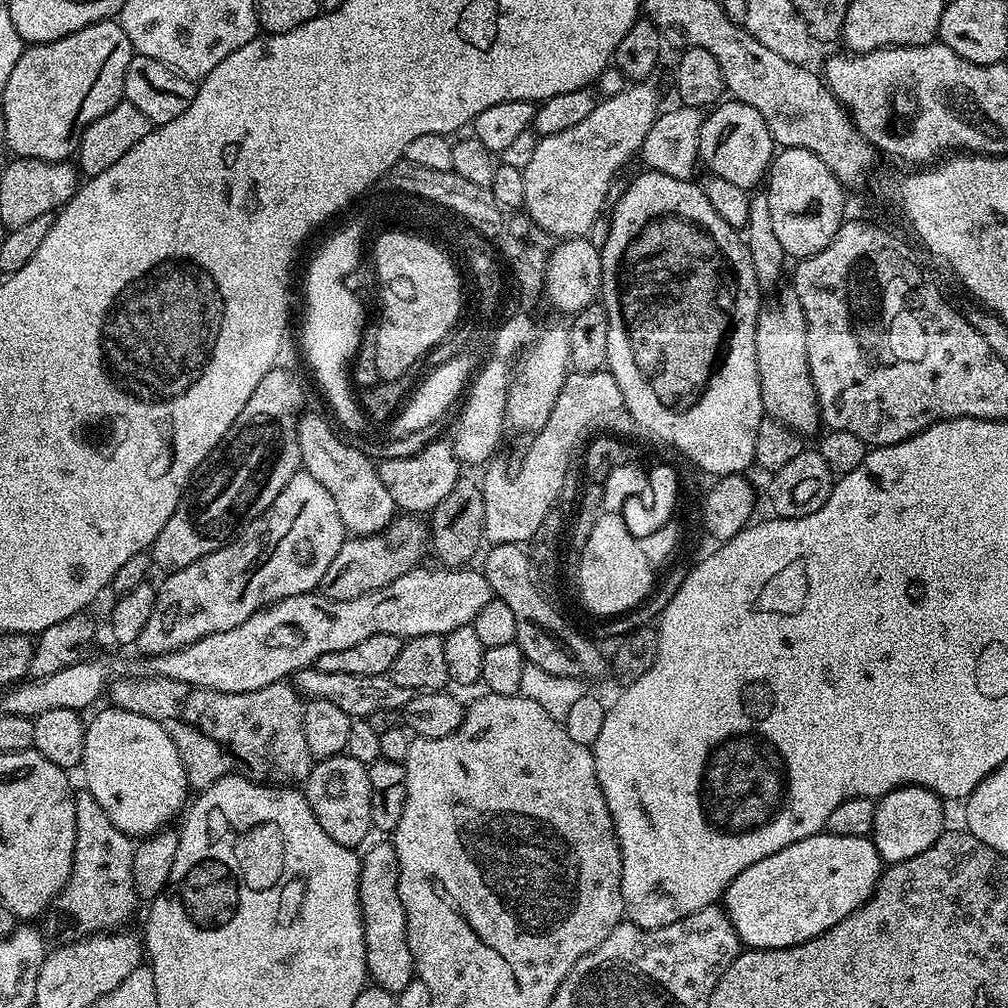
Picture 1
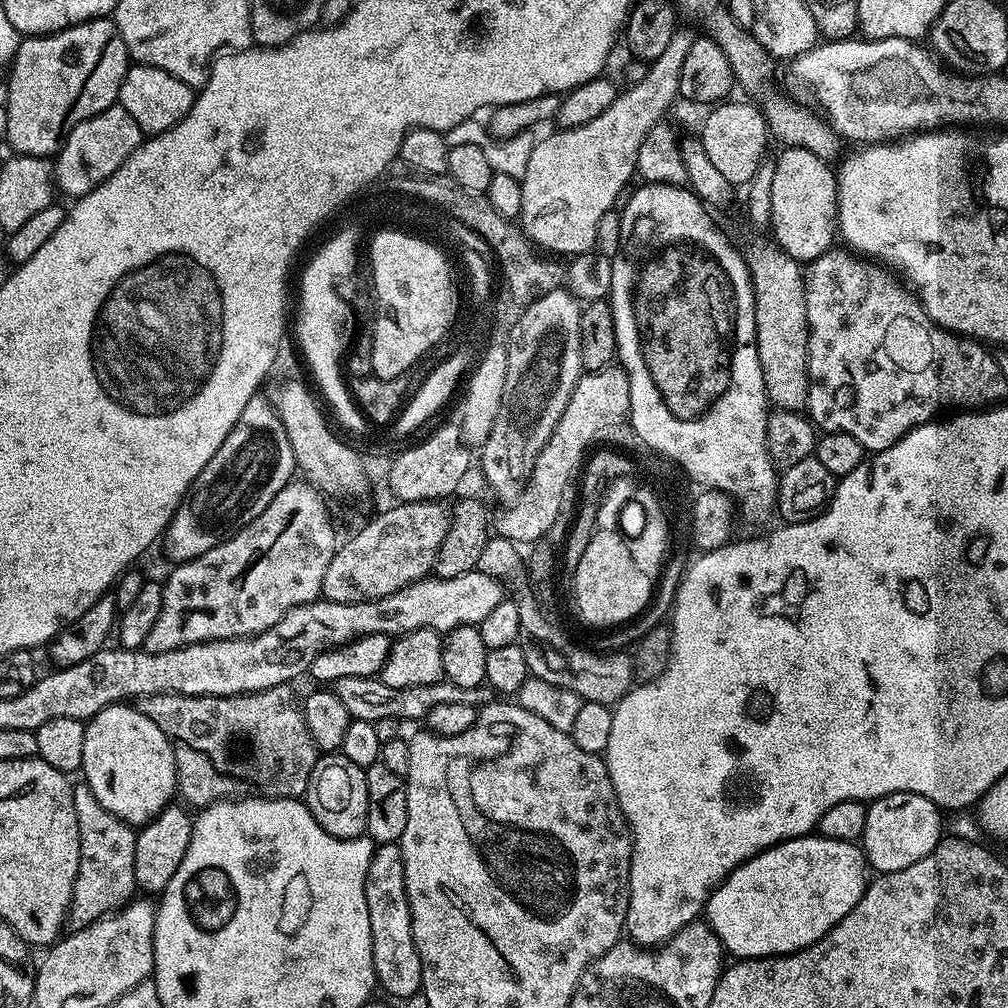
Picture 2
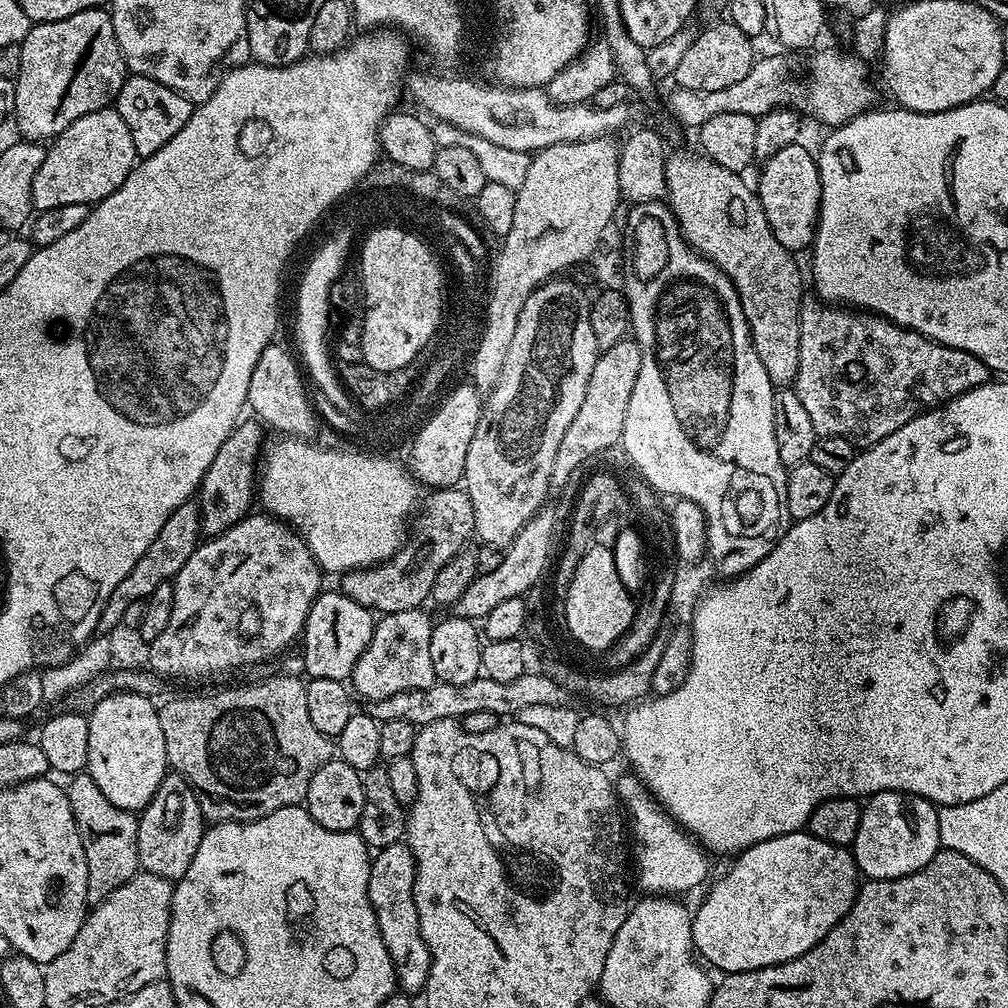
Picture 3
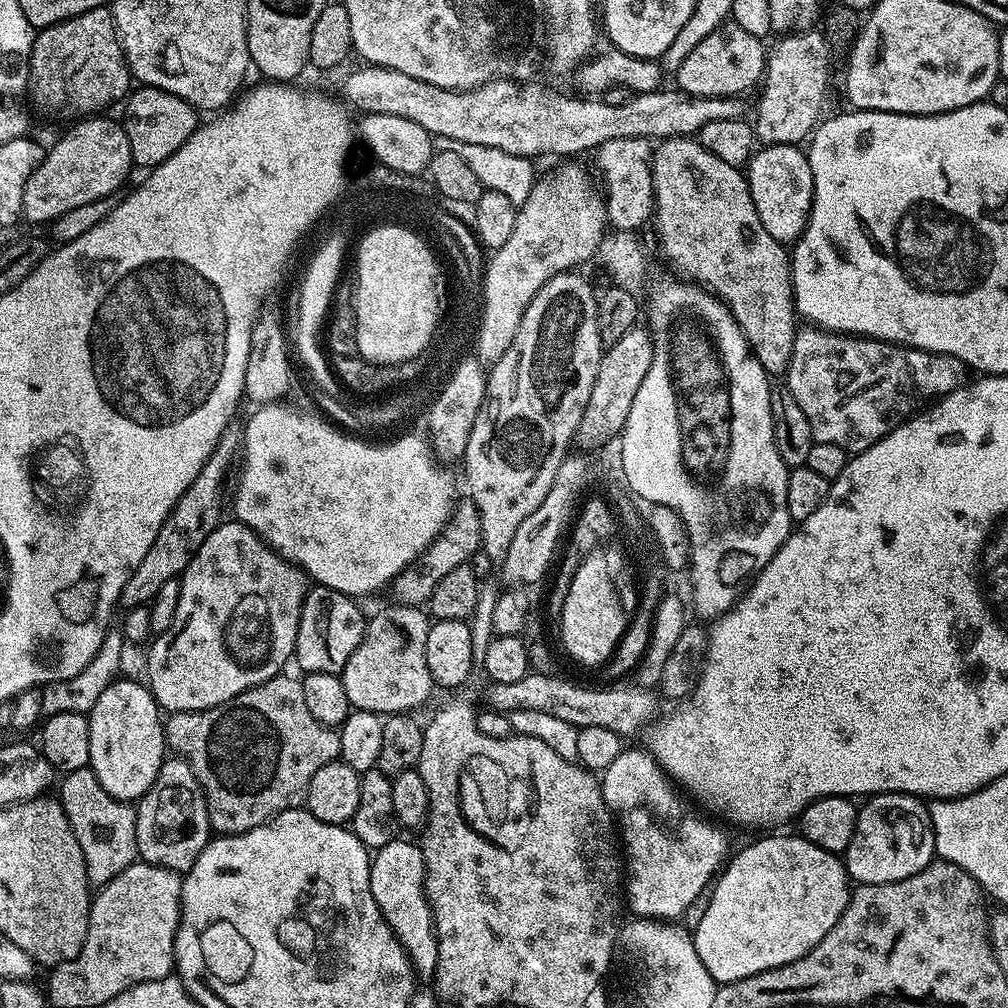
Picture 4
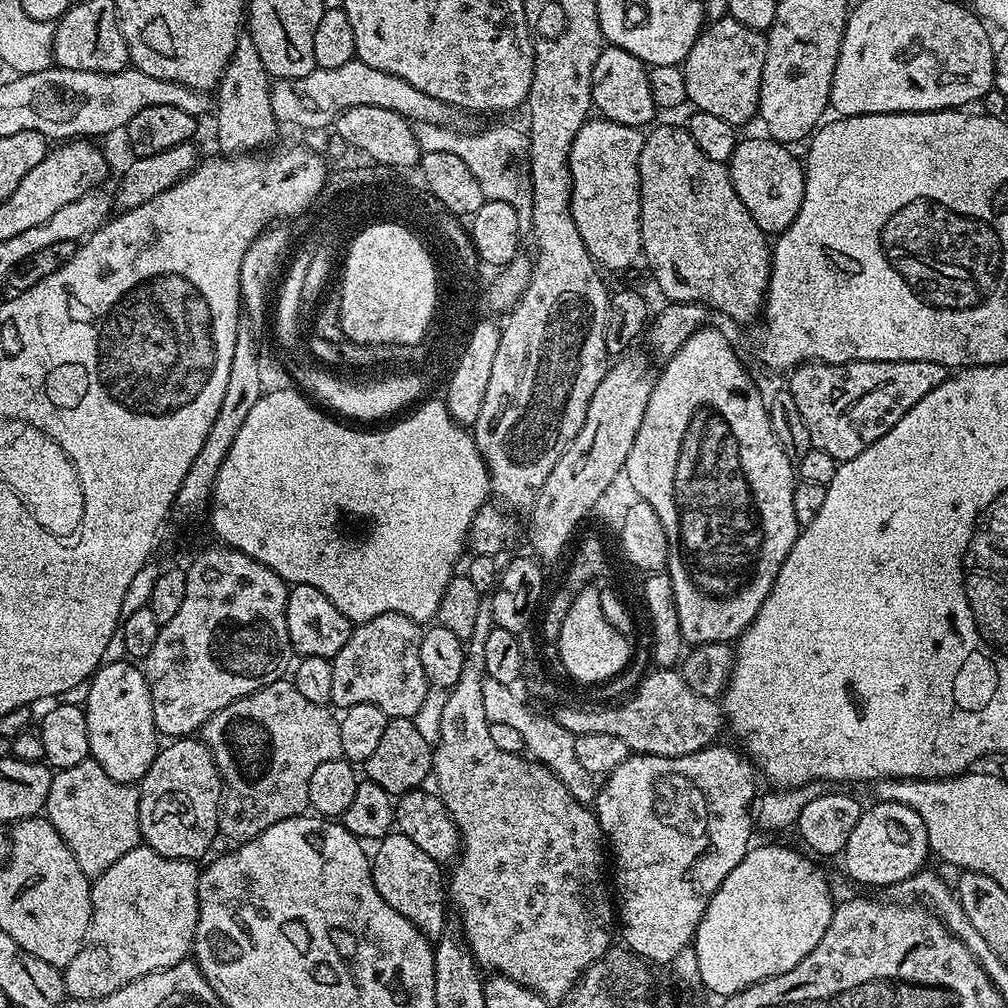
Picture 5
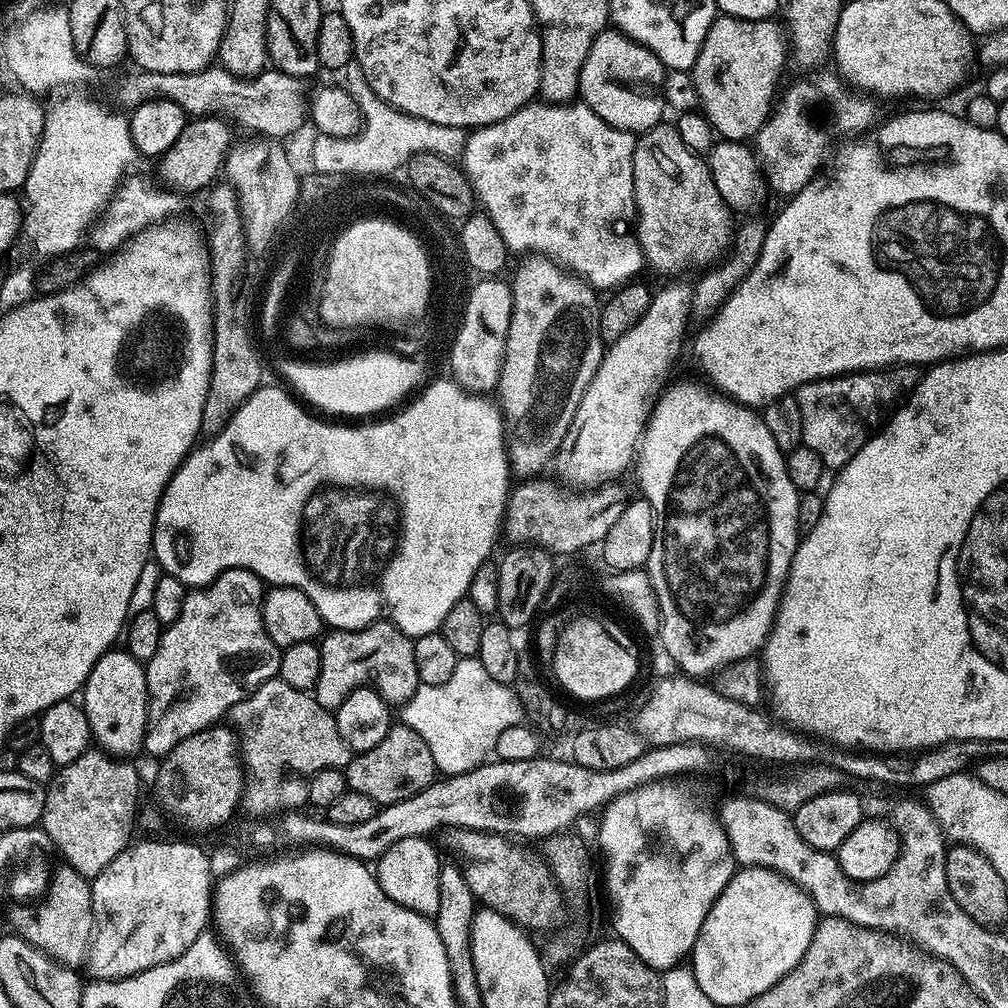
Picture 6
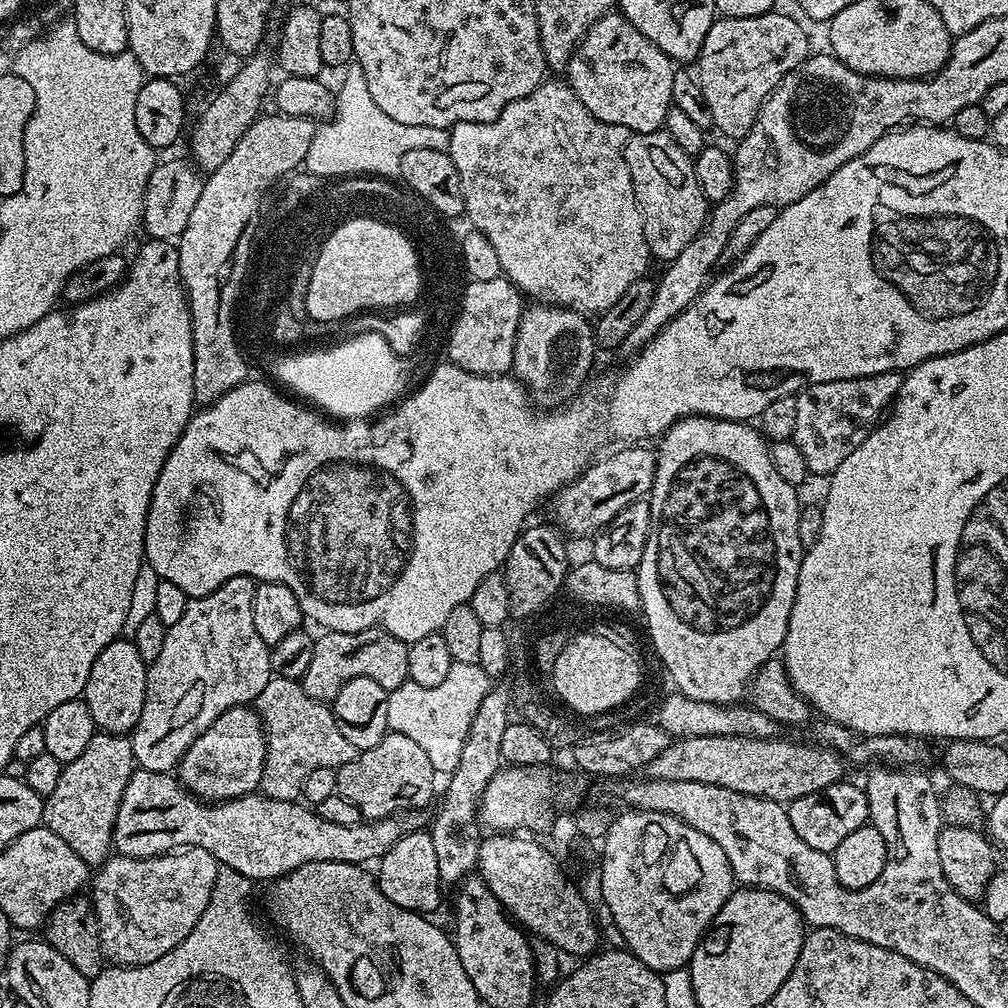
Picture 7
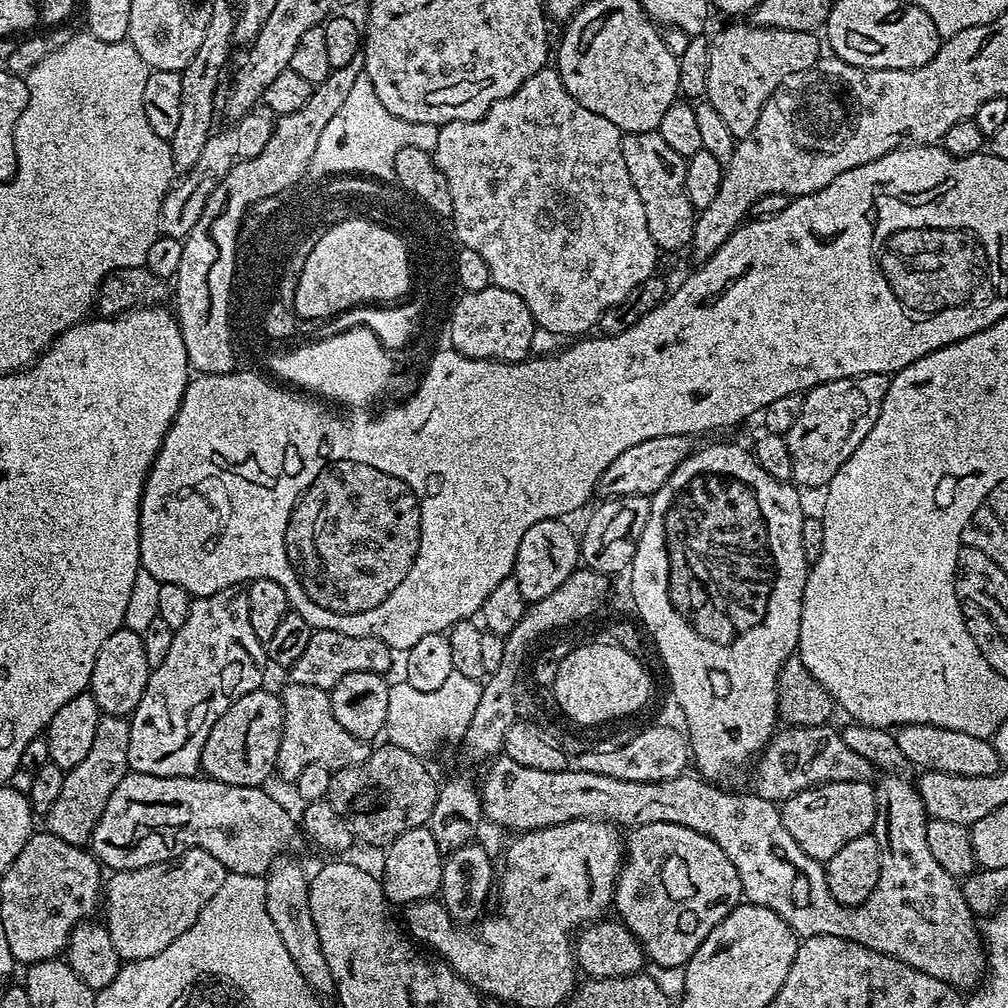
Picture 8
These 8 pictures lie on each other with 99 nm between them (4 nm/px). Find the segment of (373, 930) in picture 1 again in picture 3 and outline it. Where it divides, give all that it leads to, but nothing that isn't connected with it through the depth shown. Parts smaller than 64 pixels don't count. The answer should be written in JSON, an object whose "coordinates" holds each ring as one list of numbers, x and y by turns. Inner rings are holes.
{"coordinates":[[407,843,391,844,379,849,371,857,368,866,368,897,378,918,378,930,382,930,382,942,390,954,390,962,396,971,397,985,405,993,423,993,430,978,430,950,422,938,418,922,418,906,414,904,414,878,416,859,408,849]]}

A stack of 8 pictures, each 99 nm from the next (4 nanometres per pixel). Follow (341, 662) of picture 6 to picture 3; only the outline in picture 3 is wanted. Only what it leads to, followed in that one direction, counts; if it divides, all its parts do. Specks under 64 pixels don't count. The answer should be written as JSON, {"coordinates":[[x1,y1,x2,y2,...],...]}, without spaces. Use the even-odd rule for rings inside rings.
{"coordinates":[[420,608,381,615,376,620,376,629,370,638,370,646,366,646,362,658,358,658,350,677,355,695,359,699,361,696,361,701,364,702,381,700,390,698,390,694,422,690,437,683,434,662,430,662,430,634,433,623,433,617,428,617]]}

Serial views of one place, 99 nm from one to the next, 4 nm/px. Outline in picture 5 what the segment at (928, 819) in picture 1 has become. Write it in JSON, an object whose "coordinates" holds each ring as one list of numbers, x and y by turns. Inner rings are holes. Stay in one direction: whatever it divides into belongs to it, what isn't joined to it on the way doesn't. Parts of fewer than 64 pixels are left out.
{"coordinates":[[872,802,858,818,858,826,850,834,842,853,844,868,852,880,860,884,873,884,884,888,900,884,925,867,924,859,930,856,926,826,910,806,902,802]]}

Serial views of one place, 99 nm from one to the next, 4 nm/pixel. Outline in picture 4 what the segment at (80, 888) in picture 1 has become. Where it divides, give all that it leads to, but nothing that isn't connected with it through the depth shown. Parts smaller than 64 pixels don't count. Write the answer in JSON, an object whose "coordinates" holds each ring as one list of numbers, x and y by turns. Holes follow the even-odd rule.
{"coordinates":[[91,767,79,768,67,773,60,784,58,799,66,818,70,822,70,830,74,830,74,838,78,838,78,846,82,846,82,854,86,862,86,874,88,883,92,886,103,886,113,880,122,870,126,870,132,864,137,863,136,850,136,809,129,801,119,800,110,794,98,782,98,778,92,772]]}

